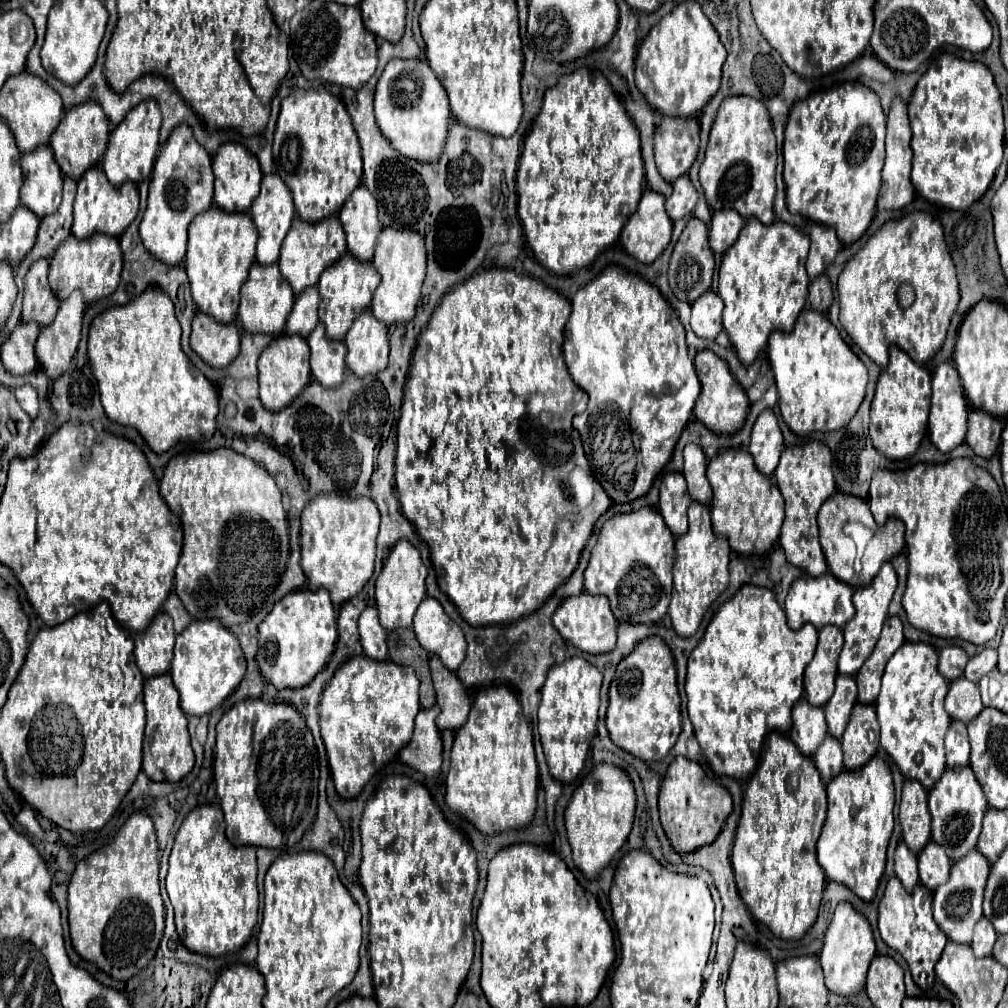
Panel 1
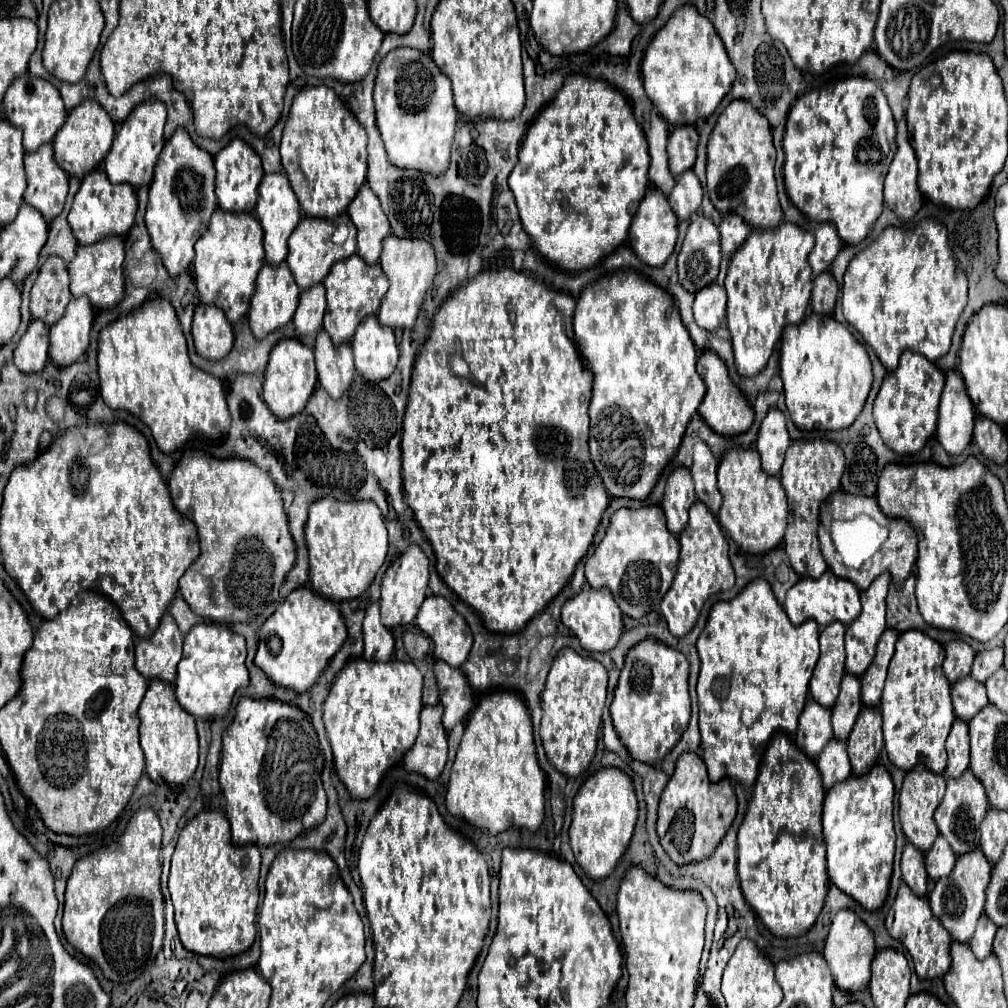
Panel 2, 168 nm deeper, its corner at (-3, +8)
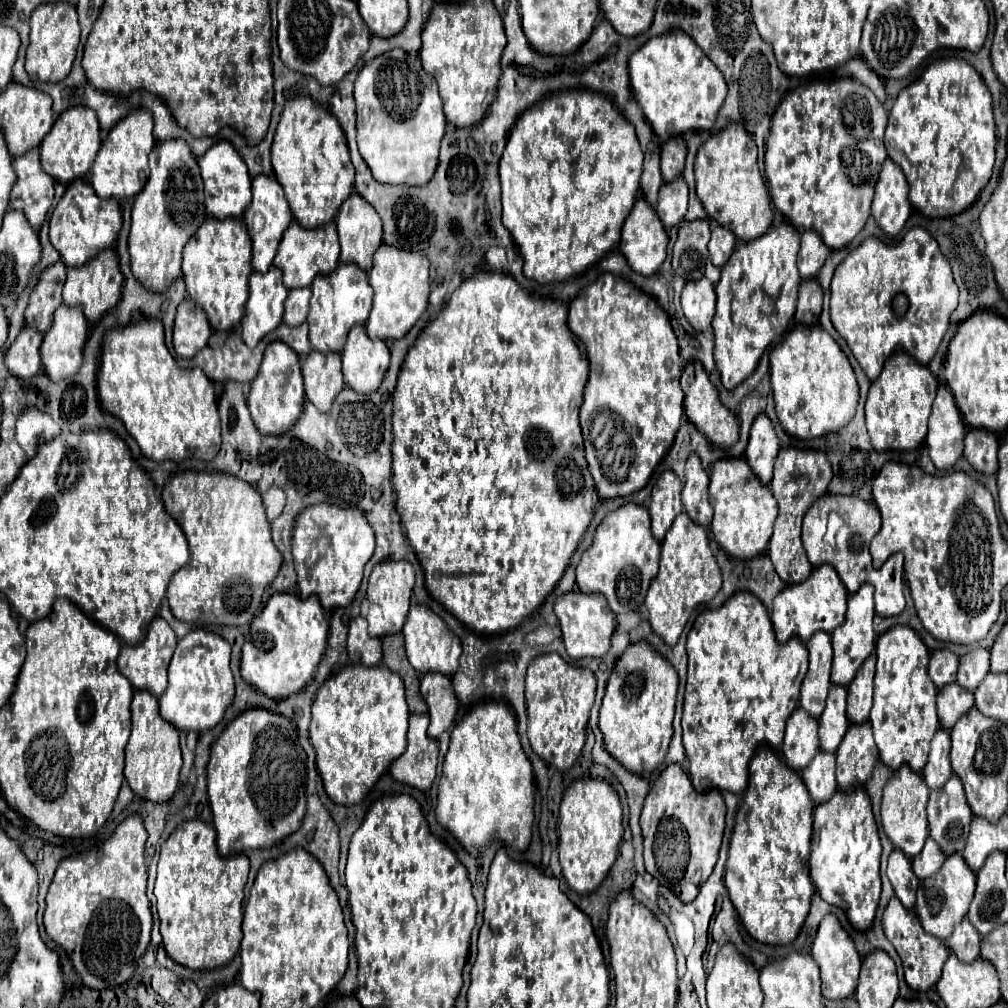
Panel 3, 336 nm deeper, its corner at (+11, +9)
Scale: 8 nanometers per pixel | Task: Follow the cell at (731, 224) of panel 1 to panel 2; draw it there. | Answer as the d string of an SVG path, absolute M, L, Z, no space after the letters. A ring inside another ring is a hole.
M725 215L719 225L723 255L731 257L735 253L735 249L745 241L749 231L751 231L751 227L745 223L745 219L741 219L741 215Z

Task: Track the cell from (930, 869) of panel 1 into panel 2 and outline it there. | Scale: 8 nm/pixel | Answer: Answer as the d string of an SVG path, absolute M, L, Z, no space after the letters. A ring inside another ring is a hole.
M939 835L933 843L933 847L925 853L925 867L927 873L933 881L937 881L939 877L945 877L951 873L953 865L955 865L955 853L951 851L949 843L943 839L943 835Z

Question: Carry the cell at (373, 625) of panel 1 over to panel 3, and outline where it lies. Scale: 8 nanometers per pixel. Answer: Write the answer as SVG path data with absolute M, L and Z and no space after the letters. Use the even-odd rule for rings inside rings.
M363 616L353 618L349 626L347 652L351 664L365 664L365 666L381 664L381 640L367 634L367 620Z

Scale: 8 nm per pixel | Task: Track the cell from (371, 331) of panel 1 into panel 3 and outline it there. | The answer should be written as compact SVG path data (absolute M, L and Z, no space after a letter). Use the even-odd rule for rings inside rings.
M353 326L347 344L341 352L345 384L359 392L371 394L381 386L389 368L389 348L383 340L371 340L365 326Z

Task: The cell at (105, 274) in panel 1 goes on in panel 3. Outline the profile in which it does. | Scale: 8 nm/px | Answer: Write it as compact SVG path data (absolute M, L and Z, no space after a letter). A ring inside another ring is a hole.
M109 248L99 252L85 266L67 270L67 282L63 286L63 302L67 306L79 306L89 322L99 322L105 314L109 314L119 306L121 290L123 290L123 274L119 270L119 258L115 250Z

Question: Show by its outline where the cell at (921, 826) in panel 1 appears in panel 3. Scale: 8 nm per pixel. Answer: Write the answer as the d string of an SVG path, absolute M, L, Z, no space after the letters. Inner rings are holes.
M901 766L883 788L883 802L881 802L883 832L893 842L893 846L899 848L907 858L915 858L923 850L923 844L929 836L927 814L925 814L927 798L929 798L927 784L917 772L909 770L909 766Z

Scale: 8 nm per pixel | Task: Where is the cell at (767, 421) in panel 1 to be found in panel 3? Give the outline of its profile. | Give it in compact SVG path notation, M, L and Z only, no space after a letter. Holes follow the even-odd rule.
M759 414L753 422L749 444L745 450L745 460L749 462L753 474L763 482L769 484L773 476L773 462L779 452L779 440L771 420L765 414Z

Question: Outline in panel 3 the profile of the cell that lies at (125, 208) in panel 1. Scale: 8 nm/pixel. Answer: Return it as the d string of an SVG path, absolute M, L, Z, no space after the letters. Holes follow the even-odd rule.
M75 180L67 186L67 192L51 214L49 238L67 266L83 266L83 262L89 262L89 258L95 258L95 254L99 254L101 250L115 246L121 222L123 220L117 200L101 200L87 182Z

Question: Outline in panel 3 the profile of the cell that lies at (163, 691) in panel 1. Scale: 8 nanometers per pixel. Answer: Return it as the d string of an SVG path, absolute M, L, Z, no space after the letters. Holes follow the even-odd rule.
M139 690L131 702L131 738L125 750L125 780L133 794L151 802L167 802L173 798L181 770L179 732L159 718L159 700L147 690Z

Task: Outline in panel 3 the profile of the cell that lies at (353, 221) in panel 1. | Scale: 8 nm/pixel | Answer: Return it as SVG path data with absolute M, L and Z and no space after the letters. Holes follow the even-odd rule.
M353 192L343 202L335 222L341 240L341 264L353 262L365 272L373 268L373 254L383 244L381 218L375 208Z

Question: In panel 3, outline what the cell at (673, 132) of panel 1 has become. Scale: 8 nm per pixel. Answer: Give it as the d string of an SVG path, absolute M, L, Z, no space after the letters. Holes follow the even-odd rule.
M675 136L663 144L663 148L661 148L661 174L663 174L665 182L671 182L673 178L681 176L683 166L685 166L685 156L687 156L687 146L681 136Z

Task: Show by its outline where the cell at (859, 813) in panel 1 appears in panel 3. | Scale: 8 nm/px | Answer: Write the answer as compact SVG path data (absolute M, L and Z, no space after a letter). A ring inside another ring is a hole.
M857 788L849 794L837 790L829 802L815 808L809 858L811 878L821 898L833 906L839 906L859 932L867 932L875 920L881 892L879 856L879 832L871 812L871 802L863 788Z

